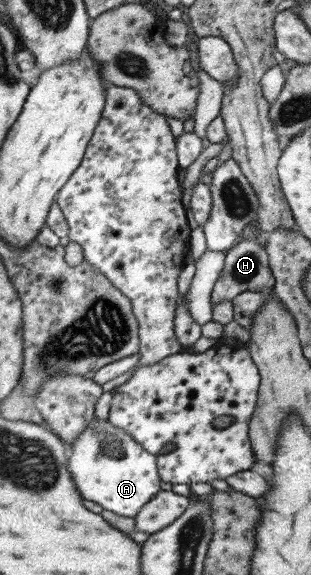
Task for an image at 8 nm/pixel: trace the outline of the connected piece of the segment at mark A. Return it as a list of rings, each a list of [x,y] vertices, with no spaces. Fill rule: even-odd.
[[[93,418],[67,451],[67,471],[81,499],[95,502],[105,511],[133,520],[150,498],[159,492],[155,457],[131,440],[123,430]]]

